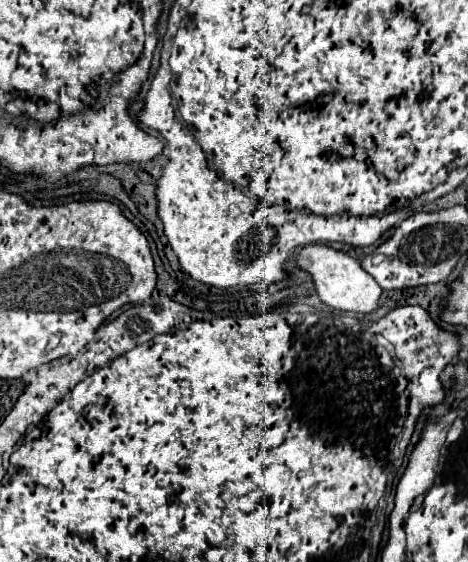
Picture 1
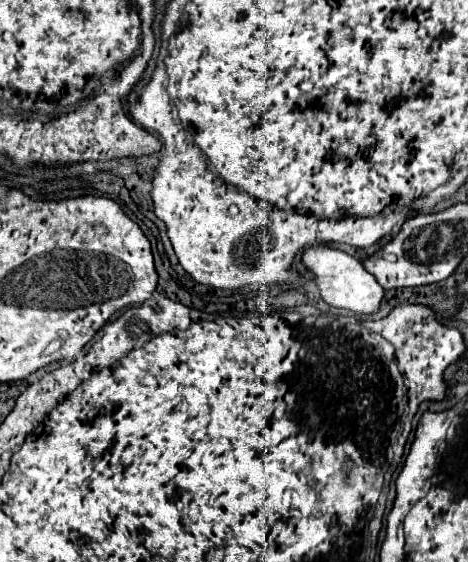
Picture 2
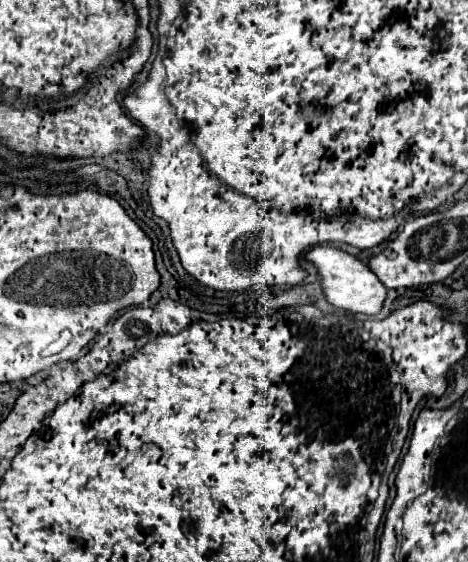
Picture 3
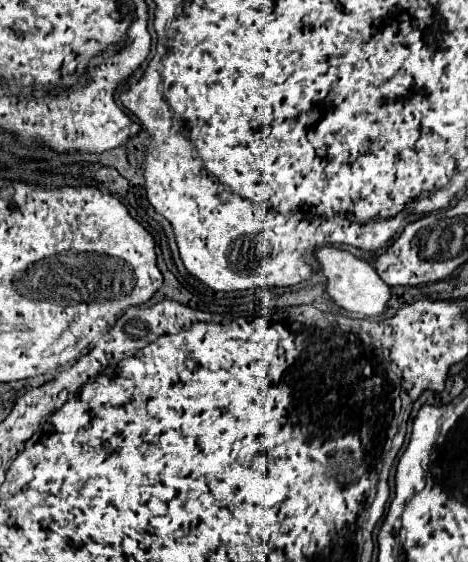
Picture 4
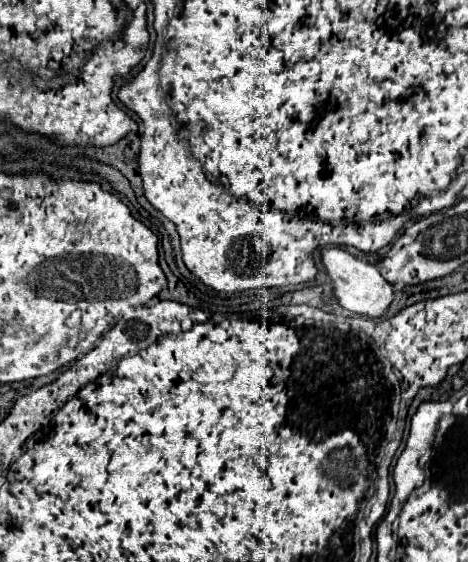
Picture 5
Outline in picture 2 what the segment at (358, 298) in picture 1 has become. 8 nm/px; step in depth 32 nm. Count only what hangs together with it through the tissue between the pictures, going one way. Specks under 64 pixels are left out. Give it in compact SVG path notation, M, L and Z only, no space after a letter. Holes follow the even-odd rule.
M312 246L302 254L302 262L316 274L316 284L320 288L320 294L326 304L334 308L344 308L356 314L374 314L380 308L380 302L384 298L384 288L378 284L378 280L364 268L364 264L348 256L346 252L330 246Z

